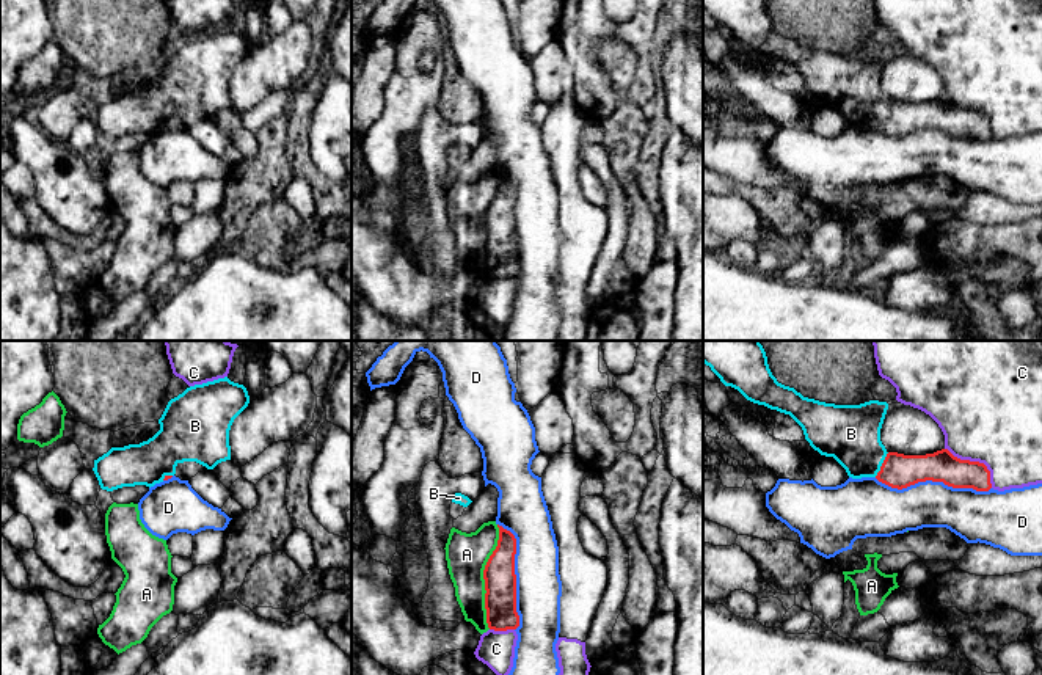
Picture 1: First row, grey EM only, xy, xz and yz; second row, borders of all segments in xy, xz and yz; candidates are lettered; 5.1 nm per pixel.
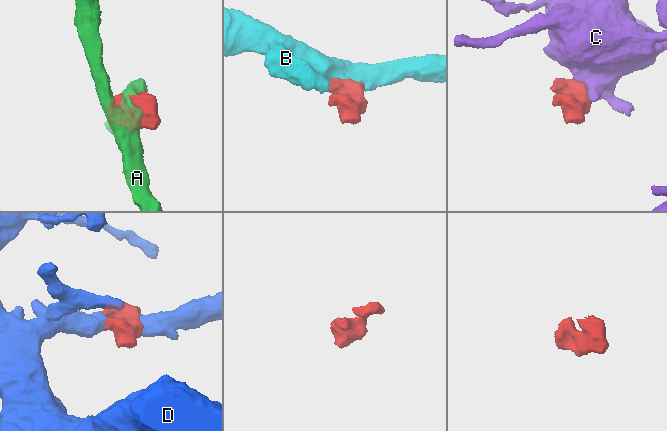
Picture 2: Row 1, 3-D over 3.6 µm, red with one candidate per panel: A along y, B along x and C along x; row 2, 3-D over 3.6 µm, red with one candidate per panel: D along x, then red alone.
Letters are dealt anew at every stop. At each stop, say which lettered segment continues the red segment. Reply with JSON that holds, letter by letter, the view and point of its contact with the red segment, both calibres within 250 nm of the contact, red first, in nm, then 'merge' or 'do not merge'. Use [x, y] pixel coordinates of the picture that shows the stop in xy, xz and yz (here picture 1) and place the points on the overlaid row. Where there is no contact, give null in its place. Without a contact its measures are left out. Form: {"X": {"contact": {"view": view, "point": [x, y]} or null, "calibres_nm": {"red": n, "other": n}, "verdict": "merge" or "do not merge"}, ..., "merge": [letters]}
{"A": {"contact": {"view": "xz", "point": [484, 576]}, "calibres_nm": {"red": 160, "other": 220}, "verdict": "do not merge"}, "B": {"contact": {"view": "yz", "point": [882, 465]}, "calibres_nm": {"red": 180, "other": 300}, "verdict": "merge"}, "C": {"contact": {"view": "yz", "point": [976, 462]}, "calibres_nm": {"red": 160, "other": 500}, "verdict": "do not merge"}, "D": {"contact": {"view": "yz", "point": [932, 481]}, "calibres_nm": {"red": 180, "other": 240}, "verdict": "do not merge"}, "merge": ["B"]}

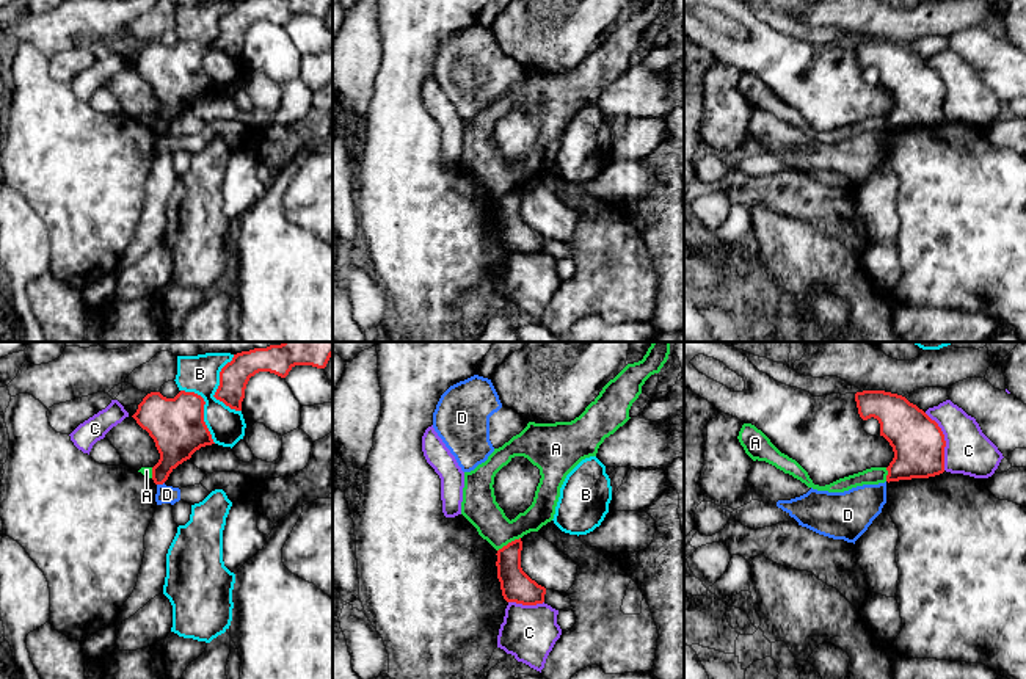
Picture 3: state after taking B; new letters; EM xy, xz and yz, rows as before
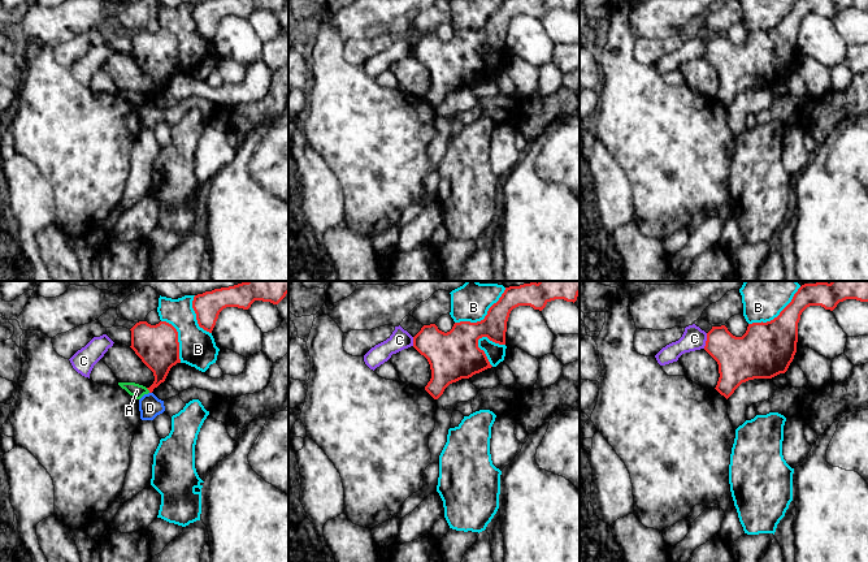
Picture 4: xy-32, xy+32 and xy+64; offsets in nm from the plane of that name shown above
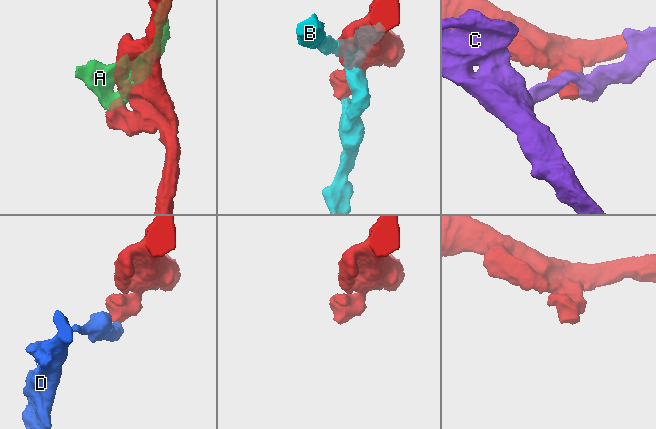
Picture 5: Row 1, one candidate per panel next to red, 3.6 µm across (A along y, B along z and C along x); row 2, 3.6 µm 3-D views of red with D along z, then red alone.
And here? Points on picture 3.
{"A": {"contact": {"view": "xz", "point": [509, 543]}, "calibres_nm": {"red": 160, "other": 180}, "verdict": "do not merge"}, "B": {"contact": {"view": "xy", "point": [217, 389]}, "calibres_nm": {"red": 150, "other": 190}, "verdict": "do not merge"}, "C": {"contact": {"view": "yz", "point": [945, 441]}, "calibres_nm": {"red": 280, "other": 240}, "verdict": "do not merge"}, "D": {"contact": {"view": "xy", "point": [160, 483]}, "calibres_nm": {"red": 220, "other": 100}, "verdict": "do not merge"}, "merge": []}

